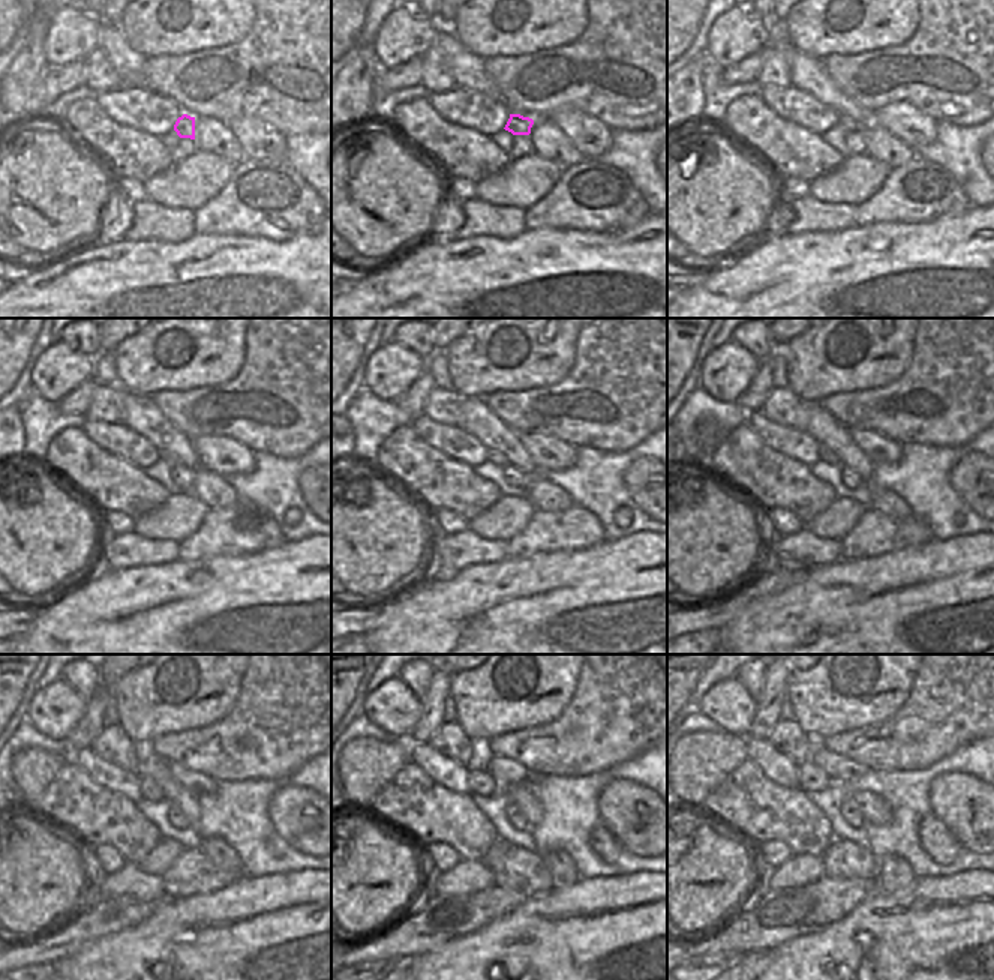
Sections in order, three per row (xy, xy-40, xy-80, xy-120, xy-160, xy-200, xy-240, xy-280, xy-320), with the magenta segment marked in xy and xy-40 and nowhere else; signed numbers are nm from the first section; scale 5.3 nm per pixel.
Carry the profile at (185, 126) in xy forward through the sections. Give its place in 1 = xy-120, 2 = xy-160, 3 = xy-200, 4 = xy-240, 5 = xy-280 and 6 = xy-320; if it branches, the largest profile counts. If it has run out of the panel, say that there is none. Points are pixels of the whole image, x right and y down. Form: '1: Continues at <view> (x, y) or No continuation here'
1: Continues at xy-120 (165, 456)
2: Continues at xy-160 (494, 456)
3: Continues at xy-200 (825, 453)
4: Continues at xy-240 (150, 790)
5: Continues at xy-280 (480, 782)
6: Continues at xy-320 (810, 778).

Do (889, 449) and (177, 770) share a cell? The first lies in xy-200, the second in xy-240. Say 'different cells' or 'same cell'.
same cell

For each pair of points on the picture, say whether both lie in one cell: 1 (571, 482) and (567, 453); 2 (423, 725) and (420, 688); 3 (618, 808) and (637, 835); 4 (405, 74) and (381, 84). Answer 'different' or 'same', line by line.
1: different
2: different
3: same
4: same

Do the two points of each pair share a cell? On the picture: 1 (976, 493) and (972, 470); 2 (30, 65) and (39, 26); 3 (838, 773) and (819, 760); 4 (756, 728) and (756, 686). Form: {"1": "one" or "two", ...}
{"1": "one", "2": "one", "3": "one", "4": "two"}

